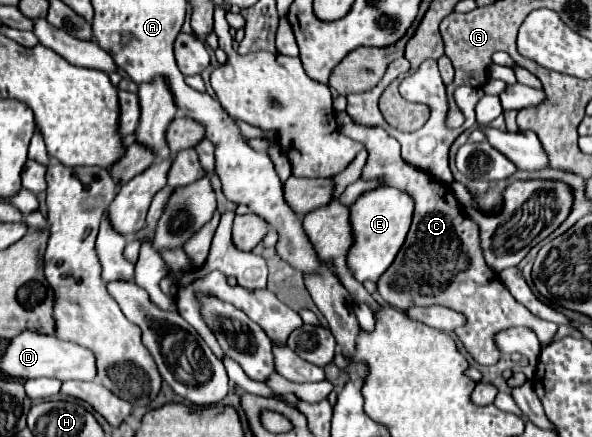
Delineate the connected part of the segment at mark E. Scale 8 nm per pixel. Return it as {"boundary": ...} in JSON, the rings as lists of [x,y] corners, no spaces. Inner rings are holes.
{"boundary":[[[374,188],[364,192],[354,204],[348,206],[348,210],[354,238],[346,256],[348,270],[358,282],[378,280],[380,274],[392,264],[406,238],[406,232],[412,222],[414,204],[410,196],[406,196],[406,192],[400,192],[396,188]]]}

